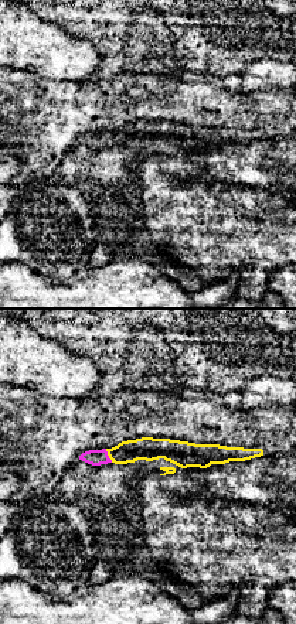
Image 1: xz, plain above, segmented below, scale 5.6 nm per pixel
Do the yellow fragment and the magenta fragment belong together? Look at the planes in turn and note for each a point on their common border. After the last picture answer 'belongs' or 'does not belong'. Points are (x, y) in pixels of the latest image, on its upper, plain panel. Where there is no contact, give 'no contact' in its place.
(108, 137)

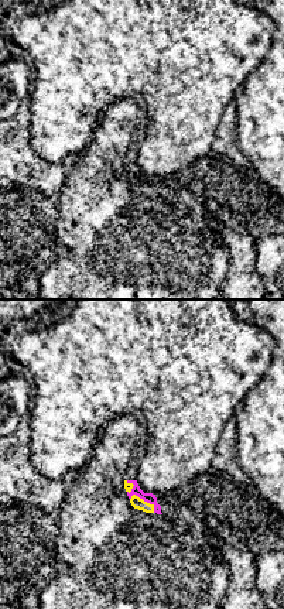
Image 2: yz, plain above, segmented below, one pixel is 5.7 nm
(143, 184)

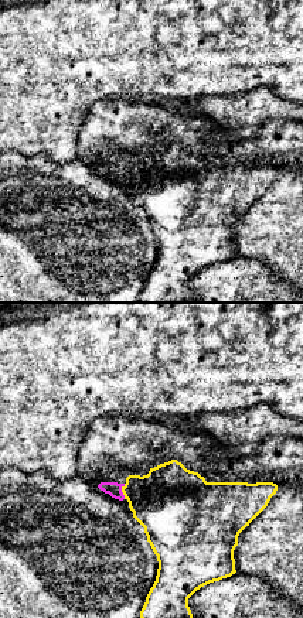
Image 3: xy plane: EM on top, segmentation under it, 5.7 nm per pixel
(122, 174)

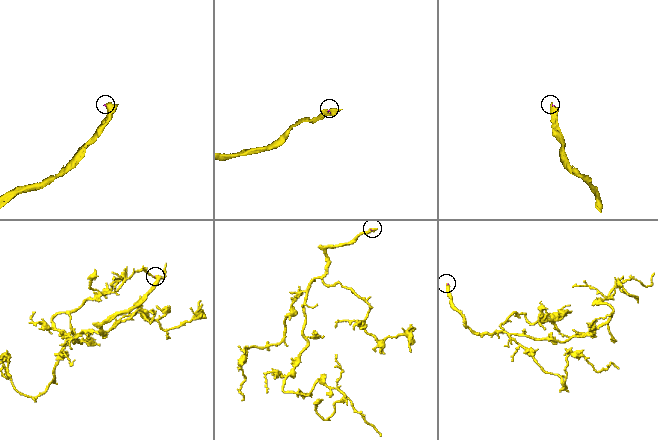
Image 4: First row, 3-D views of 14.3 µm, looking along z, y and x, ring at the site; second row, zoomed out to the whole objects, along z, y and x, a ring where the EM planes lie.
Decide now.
does not belong

